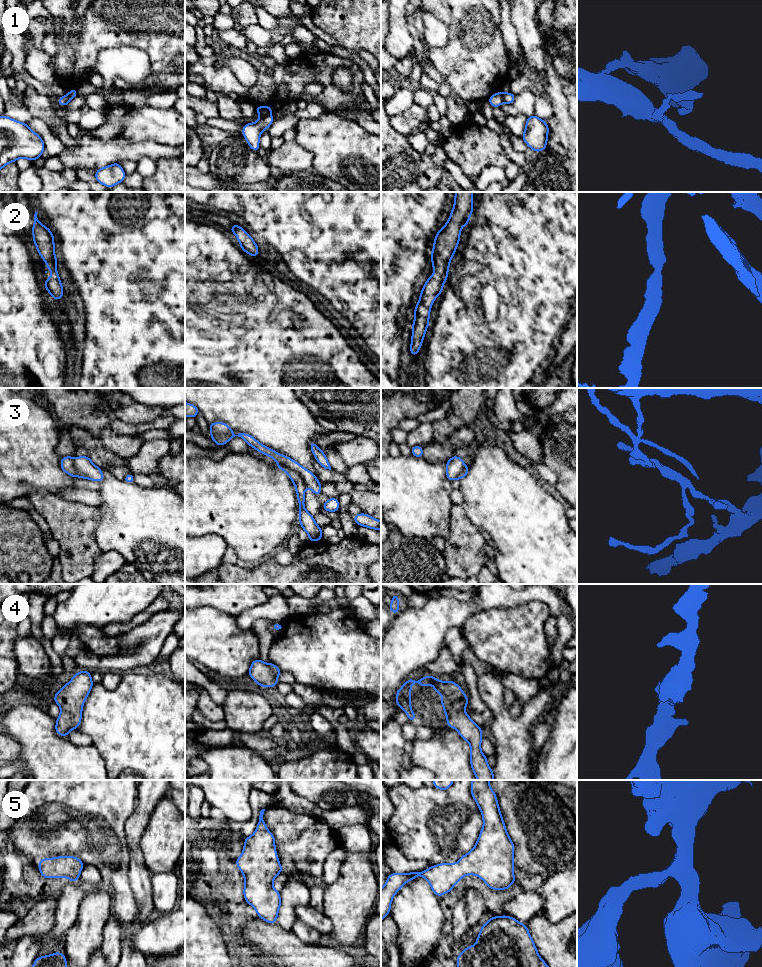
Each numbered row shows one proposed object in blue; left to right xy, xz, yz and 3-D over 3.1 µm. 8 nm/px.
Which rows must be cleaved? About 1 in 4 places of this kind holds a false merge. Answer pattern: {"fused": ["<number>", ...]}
{"fused": ["1", "3"]}

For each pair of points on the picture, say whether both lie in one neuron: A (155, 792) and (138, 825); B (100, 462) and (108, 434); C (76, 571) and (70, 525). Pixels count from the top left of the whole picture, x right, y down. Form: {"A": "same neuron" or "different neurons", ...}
{"A": "same neuron", "B": "different neurons", "C": "same neuron"}

